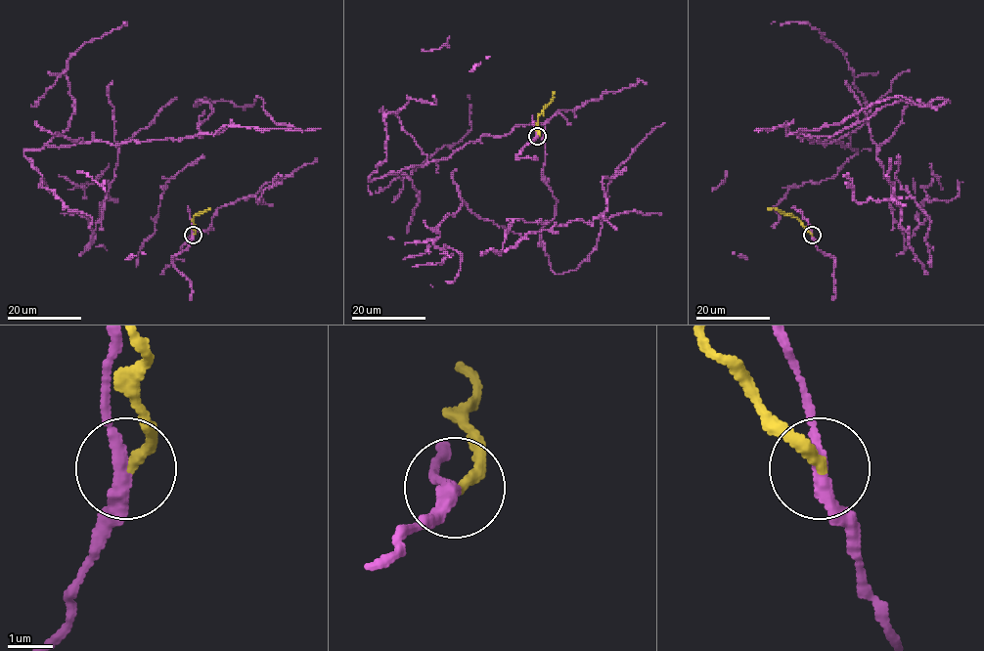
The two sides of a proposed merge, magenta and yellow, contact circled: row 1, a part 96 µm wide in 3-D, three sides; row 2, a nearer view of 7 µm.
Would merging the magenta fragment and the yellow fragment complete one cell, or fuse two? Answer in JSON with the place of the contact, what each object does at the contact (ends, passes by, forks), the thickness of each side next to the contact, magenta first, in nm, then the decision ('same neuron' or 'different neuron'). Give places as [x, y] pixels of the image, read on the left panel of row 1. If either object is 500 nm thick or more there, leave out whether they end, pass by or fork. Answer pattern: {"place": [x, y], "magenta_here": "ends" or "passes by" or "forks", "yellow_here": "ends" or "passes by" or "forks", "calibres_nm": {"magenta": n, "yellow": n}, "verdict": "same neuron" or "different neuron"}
{"place": [193, 235], "magenta_here": "passes by", "yellow_here": "ends", "calibres_nm": {"magenta": 320, "yellow": 260}, "verdict": "different neuron"}

